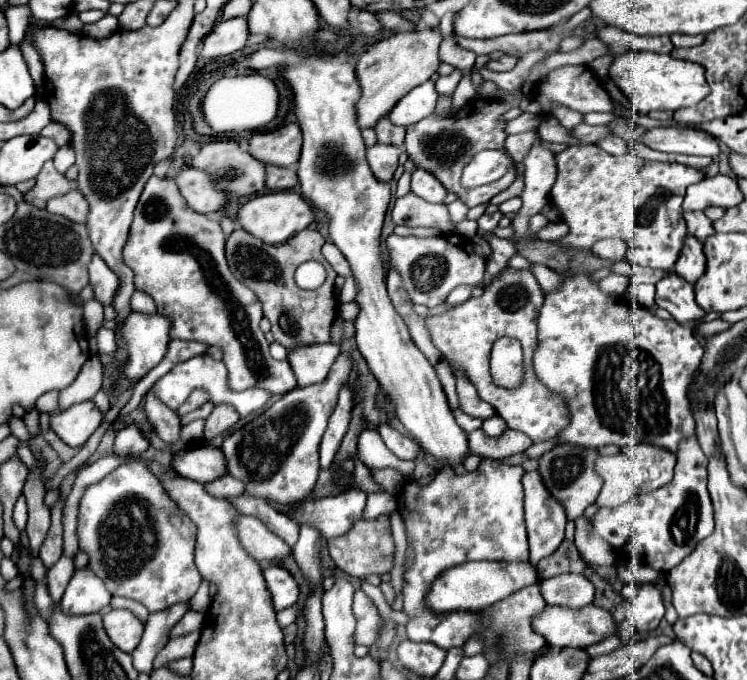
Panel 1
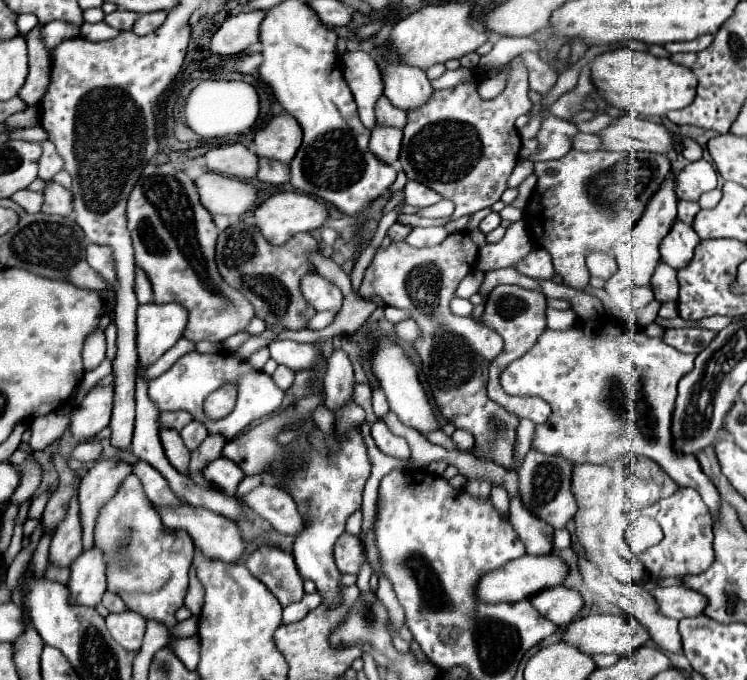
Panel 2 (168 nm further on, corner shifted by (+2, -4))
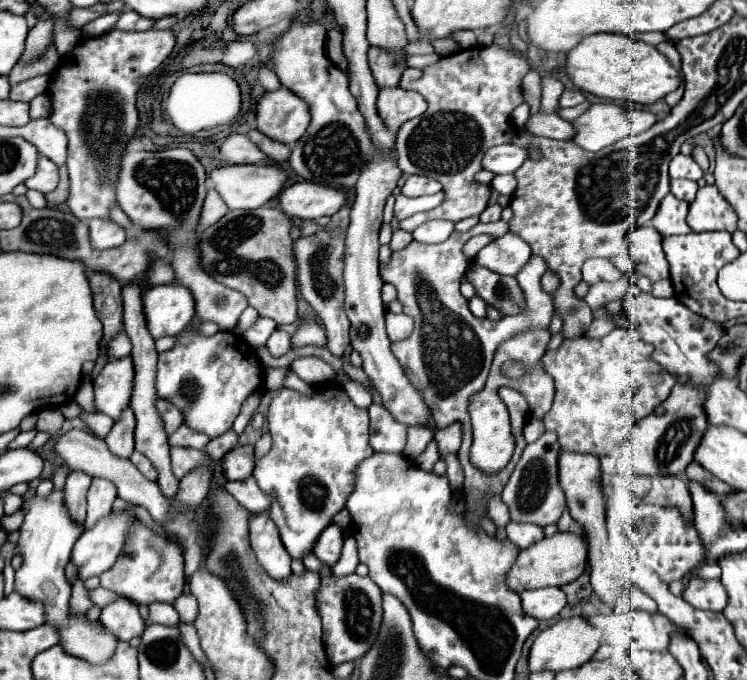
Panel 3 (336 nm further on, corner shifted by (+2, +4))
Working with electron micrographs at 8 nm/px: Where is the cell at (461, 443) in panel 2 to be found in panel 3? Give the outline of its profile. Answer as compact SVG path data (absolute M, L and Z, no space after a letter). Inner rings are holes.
M453 423L453 427L447 427L445 431L435 431L435 441L441 459L449 453L457 453L457 447L461 445L461 427Z

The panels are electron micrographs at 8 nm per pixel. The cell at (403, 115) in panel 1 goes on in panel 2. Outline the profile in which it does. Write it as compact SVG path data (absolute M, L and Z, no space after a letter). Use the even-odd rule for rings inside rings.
M389 53L383 61L379 61L379 69L383 73L385 91L383 95L397 107L409 113L411 109L423 107L431 95L433 87L425 73L417 71L417 67L405 67L399 63L397 55Z

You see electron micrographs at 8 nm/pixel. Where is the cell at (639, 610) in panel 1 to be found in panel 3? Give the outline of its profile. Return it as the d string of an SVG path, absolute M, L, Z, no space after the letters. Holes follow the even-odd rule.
M693 579L685 589L685 601L697 609L723 611L727 605L727 591L721 581Z

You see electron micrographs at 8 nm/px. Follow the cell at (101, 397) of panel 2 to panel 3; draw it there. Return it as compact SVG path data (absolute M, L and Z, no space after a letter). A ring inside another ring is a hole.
M129 355L109 361L93 383L97 411L117 421L123 409L129 407L133 377L135 377L135 369L133 369L133 359Z

